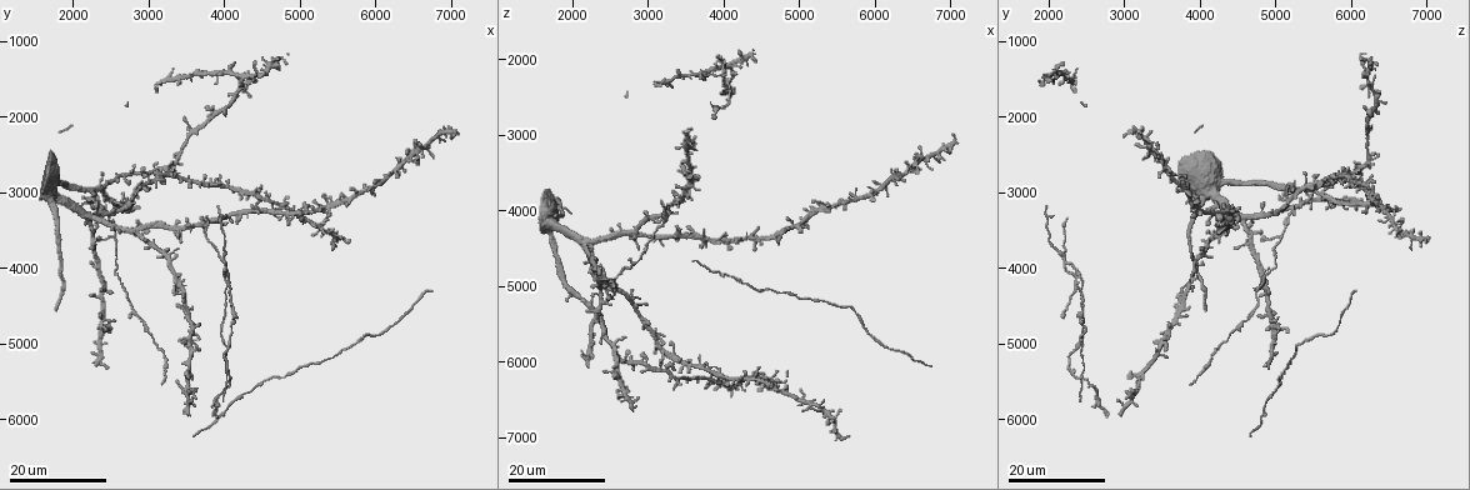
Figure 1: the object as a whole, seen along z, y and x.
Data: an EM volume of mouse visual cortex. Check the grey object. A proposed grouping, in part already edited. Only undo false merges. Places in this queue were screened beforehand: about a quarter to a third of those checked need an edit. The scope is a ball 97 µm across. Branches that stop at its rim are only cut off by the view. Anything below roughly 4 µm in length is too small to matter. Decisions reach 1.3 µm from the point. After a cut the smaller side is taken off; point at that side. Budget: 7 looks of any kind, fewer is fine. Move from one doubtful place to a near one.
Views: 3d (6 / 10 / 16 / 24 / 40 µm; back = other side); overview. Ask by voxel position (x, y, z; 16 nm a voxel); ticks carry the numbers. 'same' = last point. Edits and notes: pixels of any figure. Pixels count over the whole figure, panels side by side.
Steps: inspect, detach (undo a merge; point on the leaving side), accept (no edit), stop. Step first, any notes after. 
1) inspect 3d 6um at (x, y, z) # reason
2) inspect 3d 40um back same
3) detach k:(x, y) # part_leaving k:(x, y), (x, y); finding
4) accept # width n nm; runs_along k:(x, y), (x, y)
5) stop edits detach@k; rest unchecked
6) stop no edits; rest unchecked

inspect 3d 24um at (2400, 3200, 5200) # three-way junction

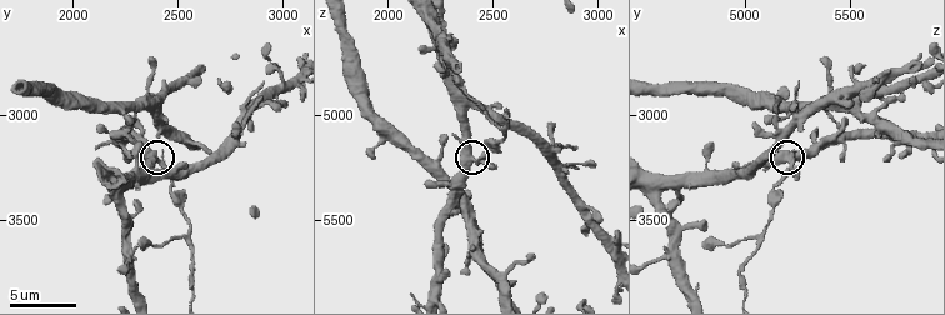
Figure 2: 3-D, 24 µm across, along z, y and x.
inspect 3d 6um same

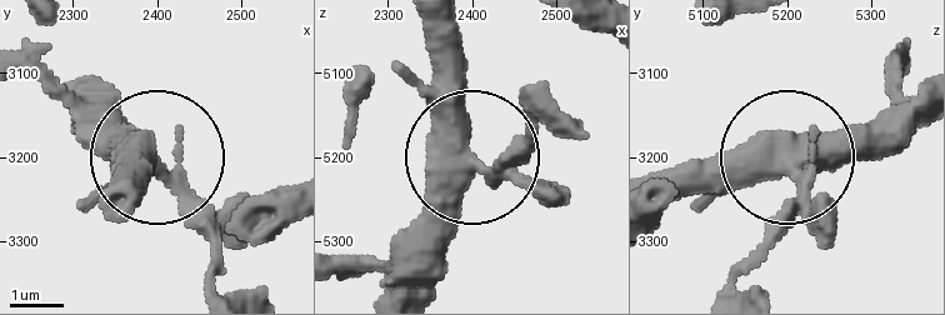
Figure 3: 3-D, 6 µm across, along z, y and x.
detach 3:(213, 259) # part_leaving 3:(183, 206), (209, 283); two cells meet here

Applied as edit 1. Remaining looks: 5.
inspect overview

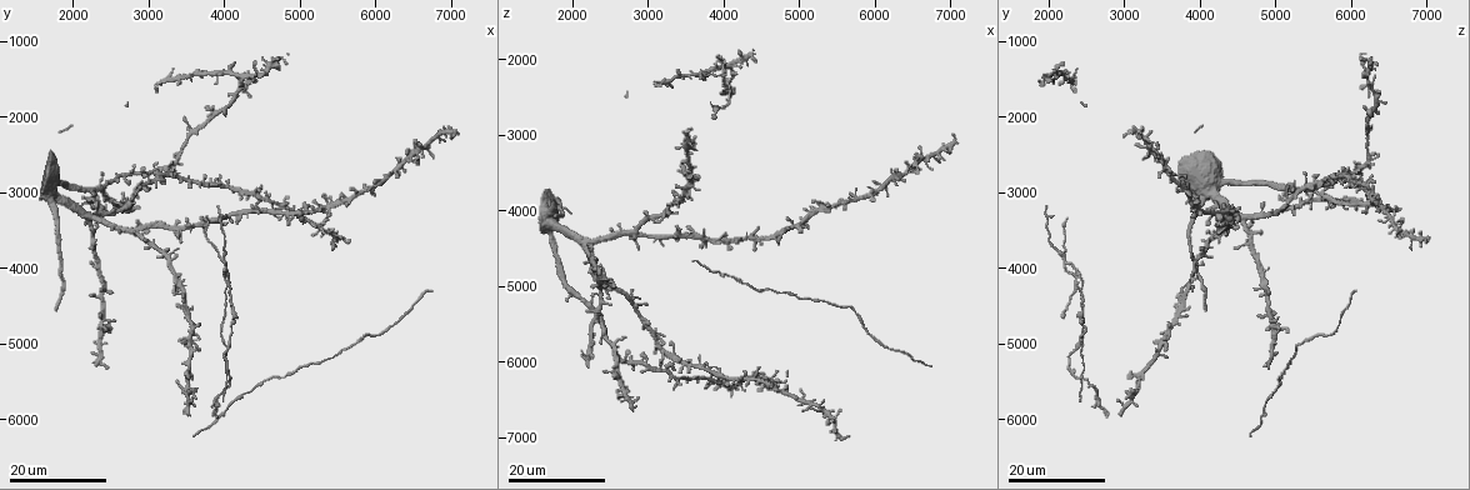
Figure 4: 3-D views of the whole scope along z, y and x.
inspect 3d 24um at (3000, 3700, 4100) # four-way junction

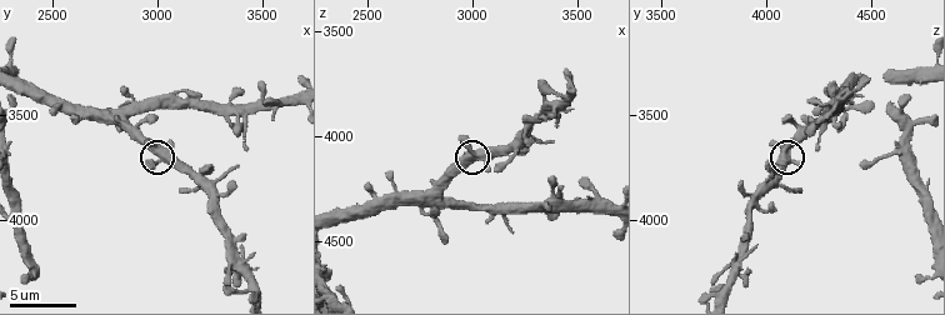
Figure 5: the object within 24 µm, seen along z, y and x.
inspect 3d 6um at (3030, 3690, 4080)

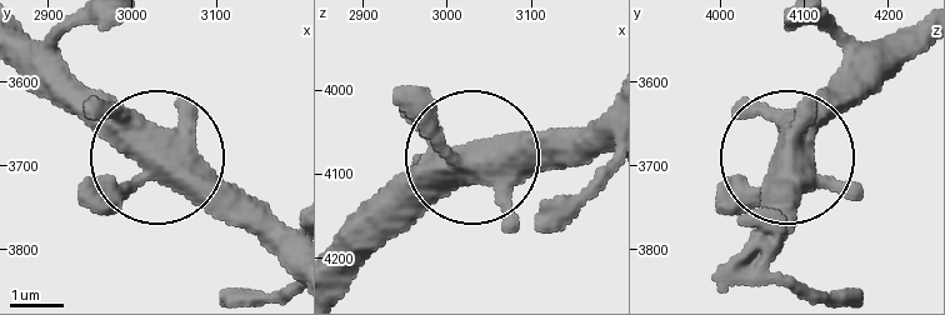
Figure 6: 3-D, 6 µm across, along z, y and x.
accept # side_arm 162 um; runs_along 6:(164, 140), (280, 256); one cell here

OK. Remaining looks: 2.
inspect 3d 24um at (4000, 4200, 2350) # side arm on a straight run

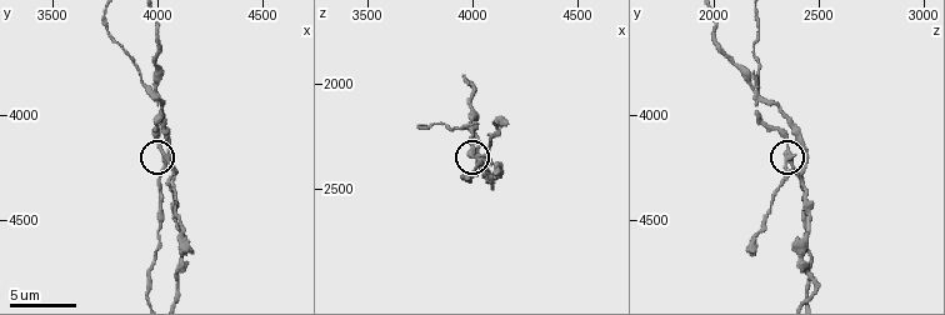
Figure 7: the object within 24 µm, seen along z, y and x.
inspect 3d 6um at (4040, 4220, 2360)

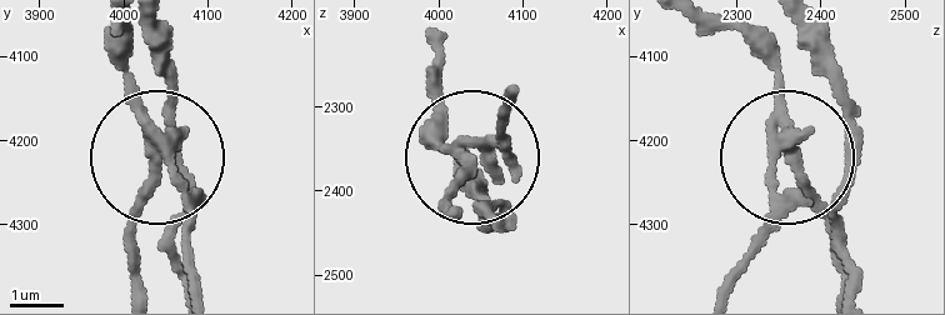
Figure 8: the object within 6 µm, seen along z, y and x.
detach 8:(185, 203) # arms 3; part_leaving 8:(149, 130), (189, 219), (198, 286); two cells meet here

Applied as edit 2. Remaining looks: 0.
stop edits detach@3, detach@8; rest unchecked

